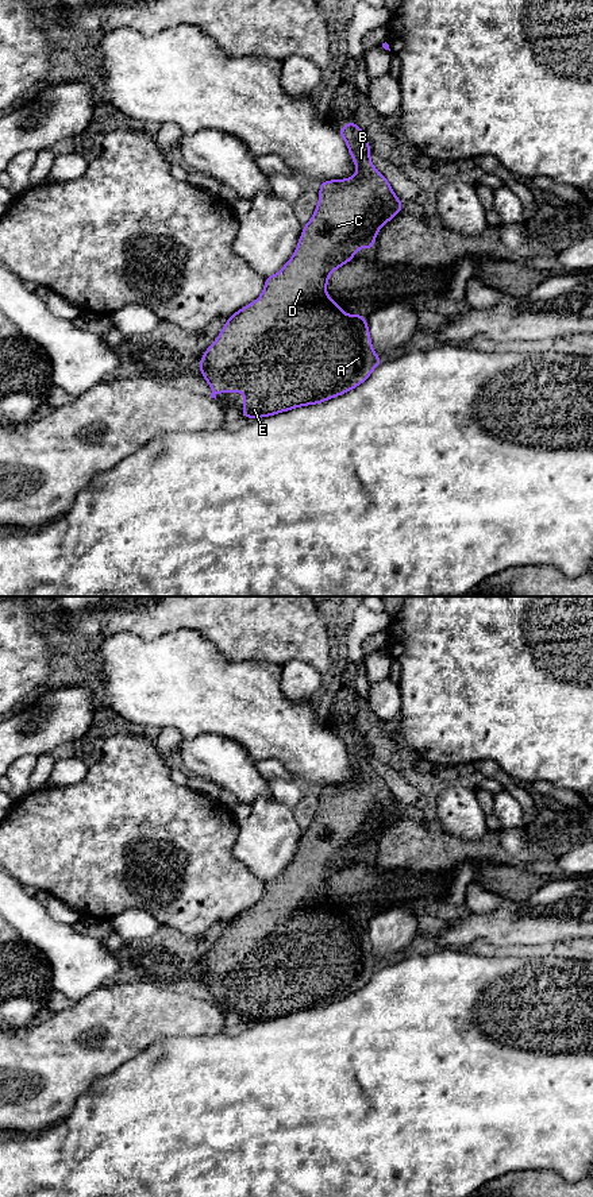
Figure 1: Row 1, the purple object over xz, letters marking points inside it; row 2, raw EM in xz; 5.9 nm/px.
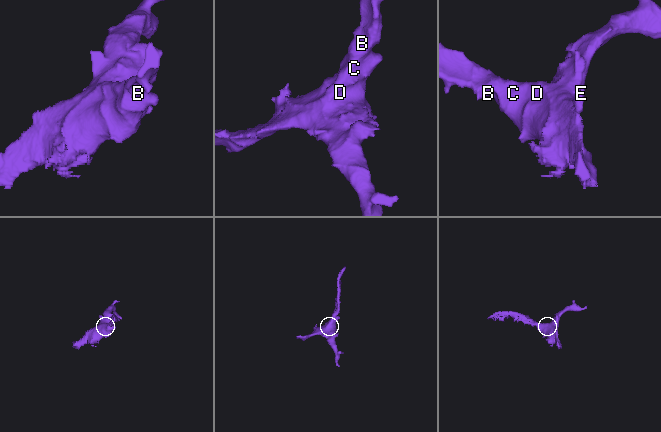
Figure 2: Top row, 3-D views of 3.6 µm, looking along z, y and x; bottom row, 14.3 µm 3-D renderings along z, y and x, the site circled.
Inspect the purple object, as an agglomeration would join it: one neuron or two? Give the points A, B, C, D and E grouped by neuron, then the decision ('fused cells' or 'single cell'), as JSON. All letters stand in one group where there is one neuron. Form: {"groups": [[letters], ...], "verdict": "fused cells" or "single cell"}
{"groups": [["A", "B", "C", "D", "E"]], "verdict": "single cell"}

